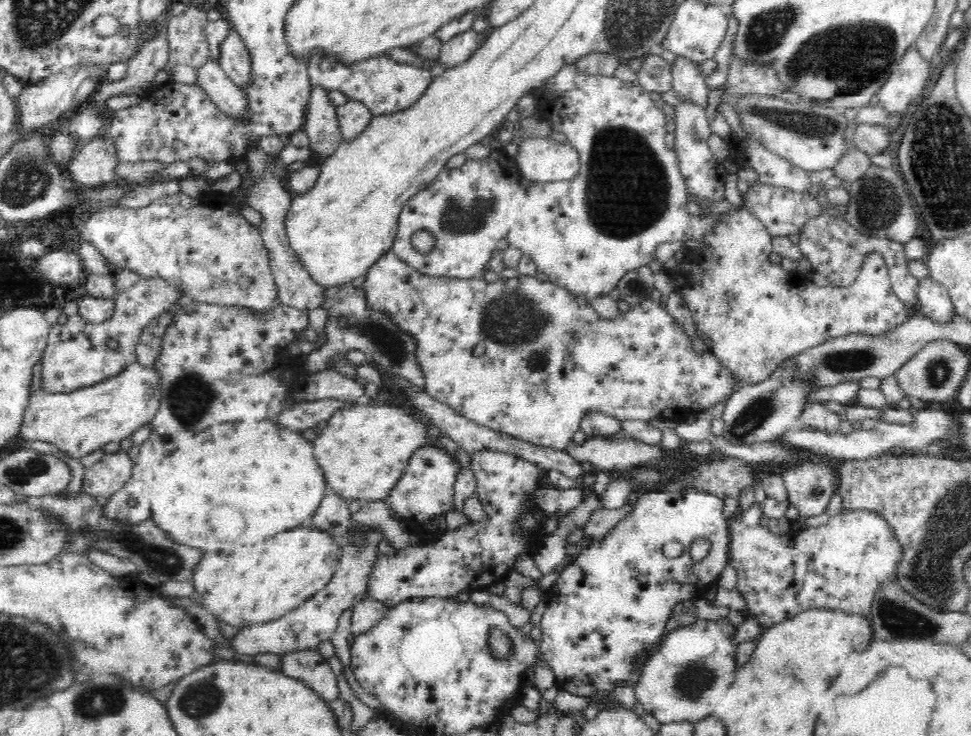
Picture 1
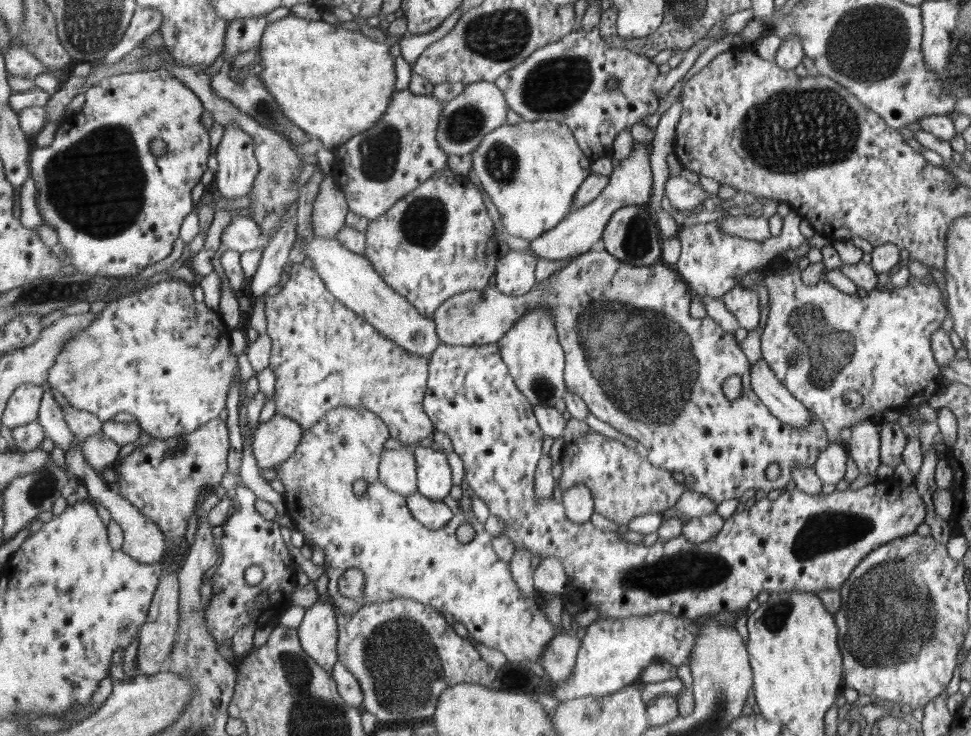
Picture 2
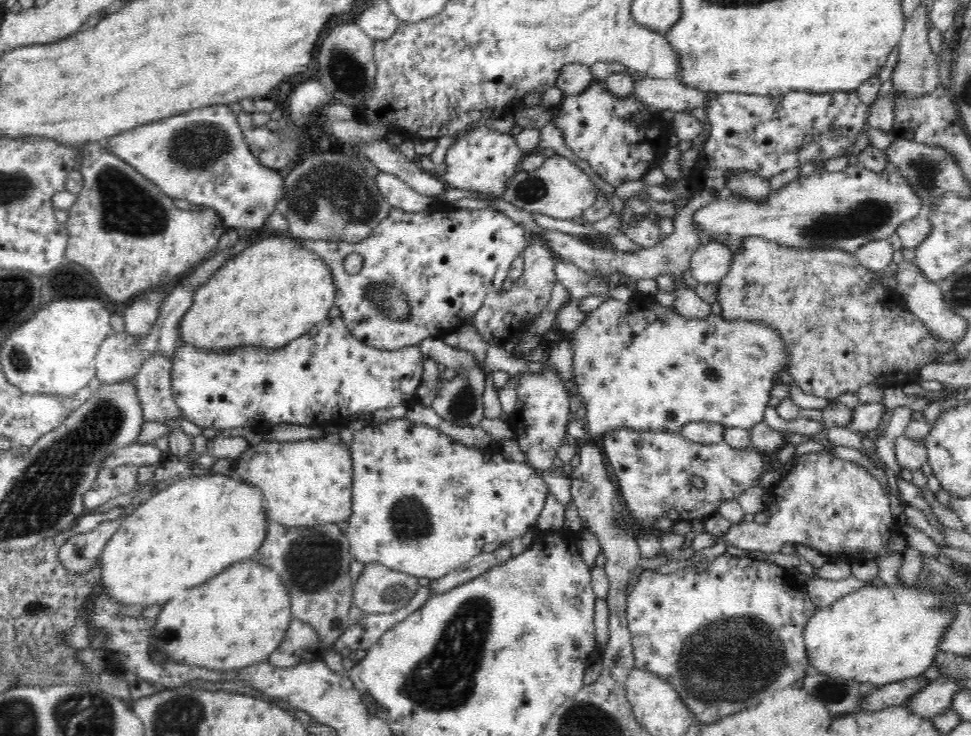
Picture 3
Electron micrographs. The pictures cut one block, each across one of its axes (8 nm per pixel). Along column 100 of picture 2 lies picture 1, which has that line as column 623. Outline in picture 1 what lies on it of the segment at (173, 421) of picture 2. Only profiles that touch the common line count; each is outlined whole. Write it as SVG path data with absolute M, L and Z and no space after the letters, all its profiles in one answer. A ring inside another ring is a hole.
M386 251L386 254L374 264L365 275L363 283L364 293L368 305L380 312L387 312L399 329L407 332L416 339L416 360L420 362L420 369L424 374L425 391L432 397L436 397L441 403L446 403L456 413L472 422L491 428L497 433L510 435L514 439L523 440L538 447L552 447L565 450L572 444L572 436L580 430L580 420L588 412L602 412L620 420L645 420L653 418L672 420L678 423L688 422L695 415L718 402L726 403L730 394L734 391L735 376L726 369L716 356L705 352L703 354L694 351L692 341L684 328L676 323L674 318L666 311L663 304L642 300L640 304L631 306L628 312L621 312L616 318L605 319L598 314L590 302L580 297L572 297L572 294L564 287L556 285L540 276L524 278L520 281L515 279L500 278L496 282L487 282L479 276L470 279L448 279L440 276L427 276L417 272L412 266L404 263L394 251Z

